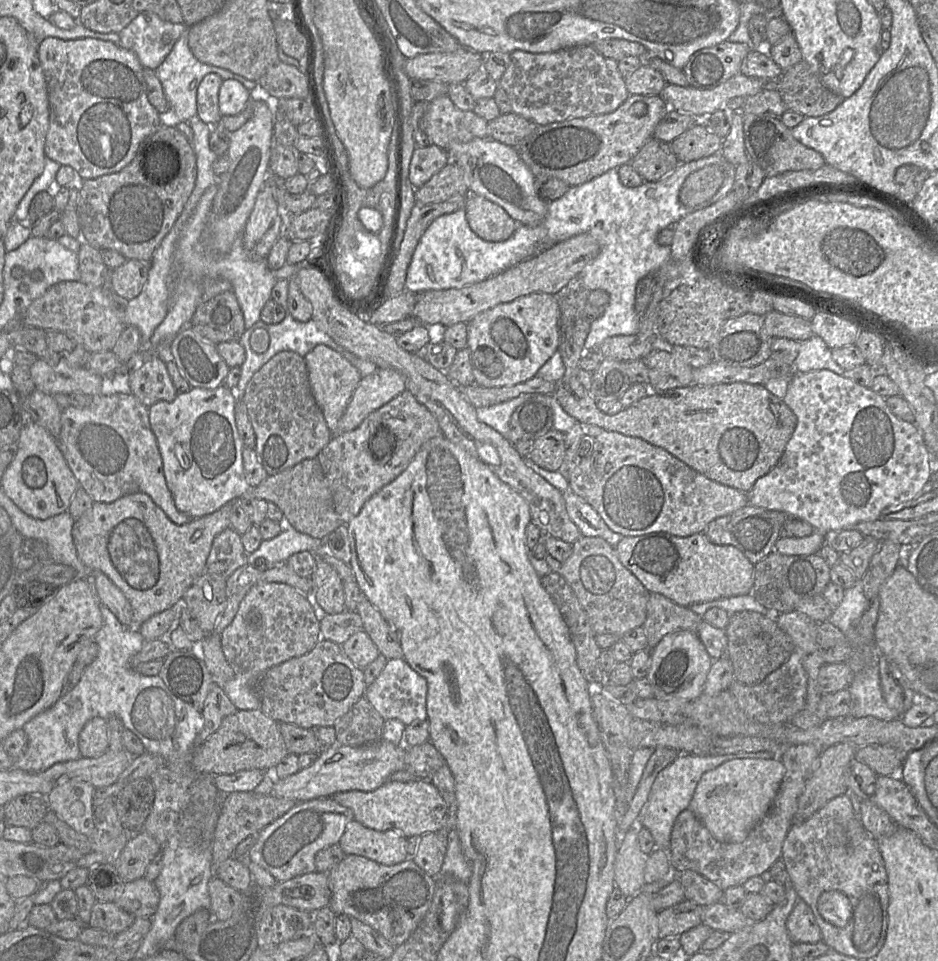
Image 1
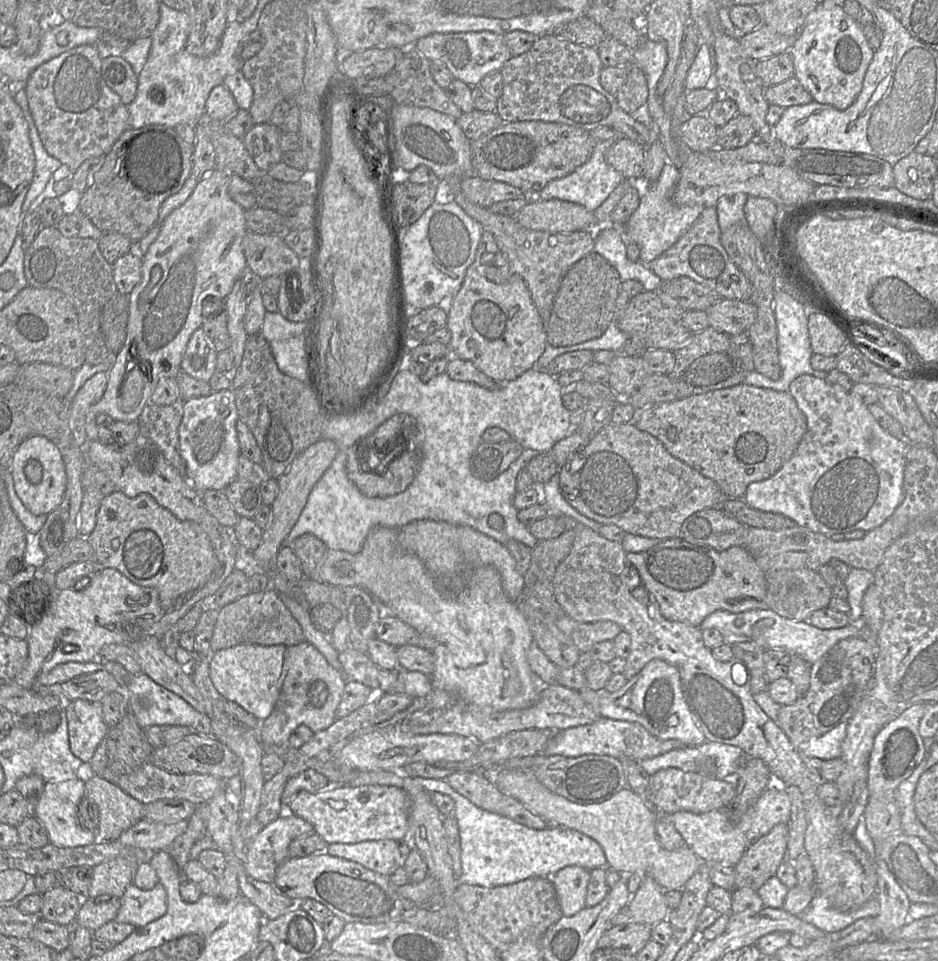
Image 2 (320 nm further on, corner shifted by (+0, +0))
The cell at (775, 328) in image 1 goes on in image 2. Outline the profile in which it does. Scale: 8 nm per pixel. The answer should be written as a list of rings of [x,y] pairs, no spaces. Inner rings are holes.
[[[722,298],[706,310],[710,327],[736,335],[746,332],[757,317],[757,307],[751,301]]]

